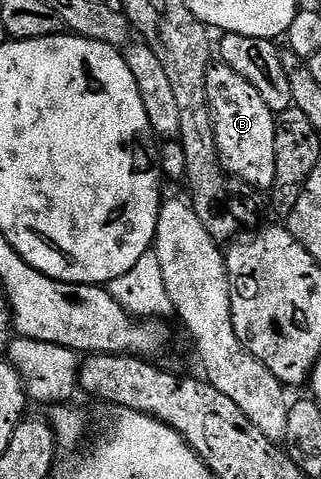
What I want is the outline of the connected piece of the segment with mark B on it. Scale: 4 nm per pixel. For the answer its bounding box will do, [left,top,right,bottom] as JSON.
[206,65,276,192]

